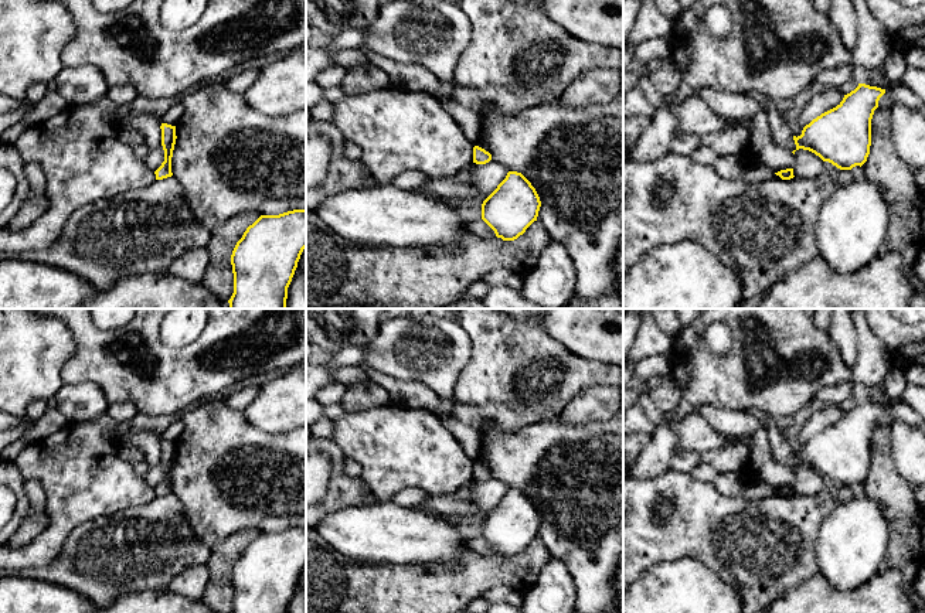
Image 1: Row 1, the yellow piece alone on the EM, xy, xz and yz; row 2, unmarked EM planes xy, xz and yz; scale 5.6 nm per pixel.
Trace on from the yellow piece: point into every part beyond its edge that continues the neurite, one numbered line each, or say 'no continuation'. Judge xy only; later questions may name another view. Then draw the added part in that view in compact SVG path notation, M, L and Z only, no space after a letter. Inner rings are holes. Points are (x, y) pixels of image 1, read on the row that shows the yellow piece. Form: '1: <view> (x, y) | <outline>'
no continuation

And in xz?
no continuation

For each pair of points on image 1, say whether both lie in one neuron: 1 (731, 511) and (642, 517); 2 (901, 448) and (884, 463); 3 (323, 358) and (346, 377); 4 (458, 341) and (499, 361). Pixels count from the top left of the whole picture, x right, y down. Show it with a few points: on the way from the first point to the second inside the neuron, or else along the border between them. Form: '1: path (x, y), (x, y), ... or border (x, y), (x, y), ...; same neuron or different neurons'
1: path (708, 525), (665, 528); same neuron
2: border (888, 425), (891, 459), (897, 472), (910, 484); different neurons
3: path (329, 364), (340, 373); same neuron
4: border (461, 323), (470, 341), (470, 357), (458, 380); different neurons

